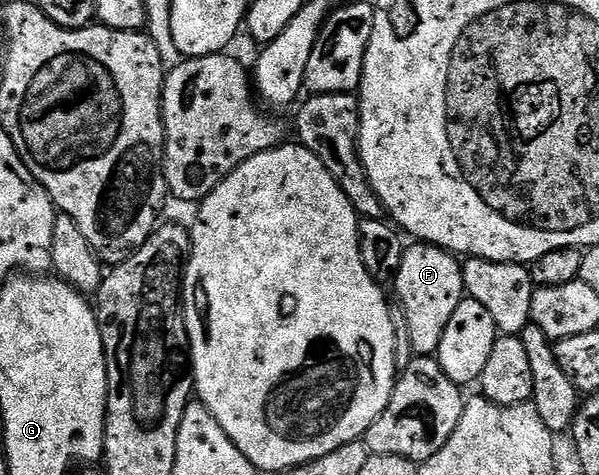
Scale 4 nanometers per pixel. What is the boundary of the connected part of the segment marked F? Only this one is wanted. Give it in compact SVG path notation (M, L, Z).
M411 244L404 249L401 268L393 280L398 305L405 312L409 324L411 352L415 356L435 356L439 353L441 336L453 320L453 312L463 303L463 267L460 259L440 246Z

